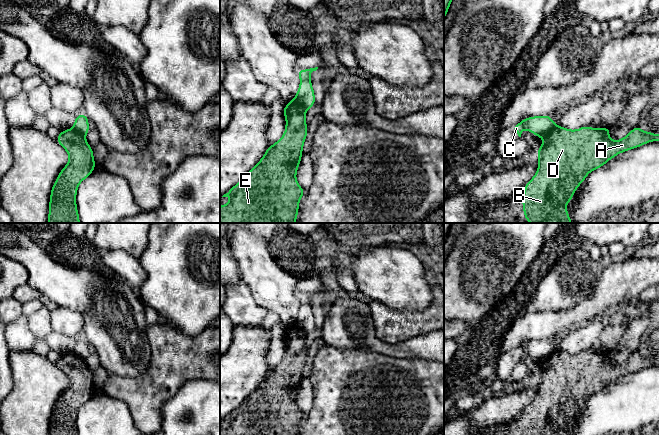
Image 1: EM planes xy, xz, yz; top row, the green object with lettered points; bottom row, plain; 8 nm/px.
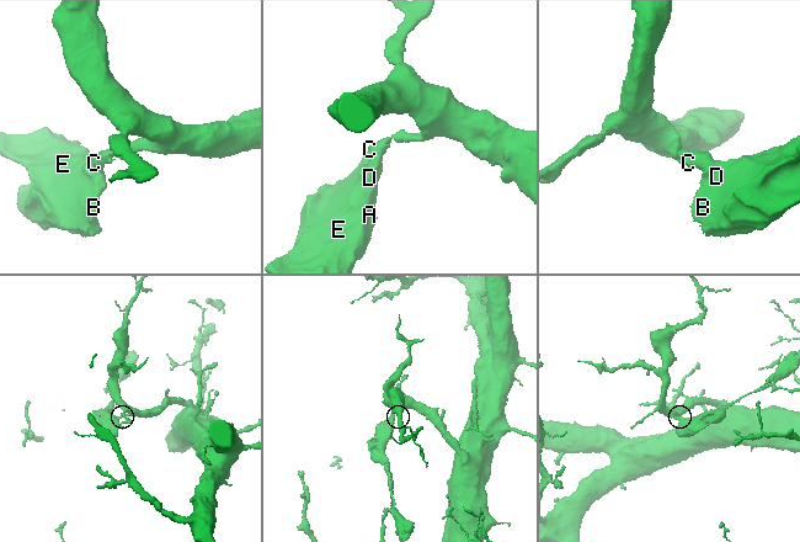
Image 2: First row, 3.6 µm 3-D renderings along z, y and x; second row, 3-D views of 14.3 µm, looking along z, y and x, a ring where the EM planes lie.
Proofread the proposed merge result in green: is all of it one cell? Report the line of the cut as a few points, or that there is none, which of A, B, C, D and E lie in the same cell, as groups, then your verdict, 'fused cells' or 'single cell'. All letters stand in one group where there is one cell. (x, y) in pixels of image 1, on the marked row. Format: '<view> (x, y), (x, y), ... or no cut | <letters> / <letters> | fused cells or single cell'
yz (556, 125), (544, 140) | A B D E / C | fused cells

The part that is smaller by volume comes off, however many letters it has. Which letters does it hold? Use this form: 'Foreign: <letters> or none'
Foreign: A, B, D, E

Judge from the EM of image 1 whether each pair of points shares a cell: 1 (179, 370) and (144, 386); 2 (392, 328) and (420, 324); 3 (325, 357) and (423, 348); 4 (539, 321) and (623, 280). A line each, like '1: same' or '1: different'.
1: same
2: same
3: different
4: same

